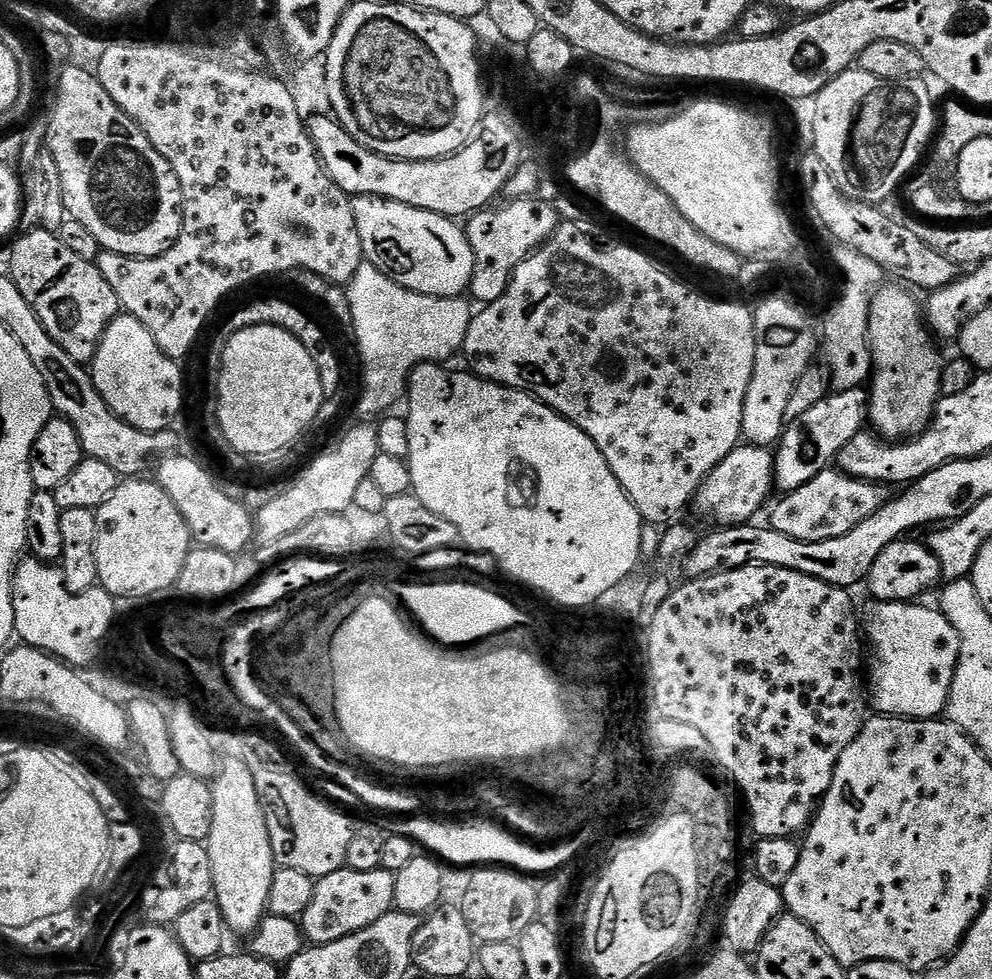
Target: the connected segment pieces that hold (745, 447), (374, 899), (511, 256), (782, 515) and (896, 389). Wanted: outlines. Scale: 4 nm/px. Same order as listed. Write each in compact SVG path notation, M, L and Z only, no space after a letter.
M741 443L698 486L692 497L691 511L696 511L704 520L713 520L713 525L747 524L755 521L764 503L769 503L768 495L774 492L776 479L776 458L767 447L759 444Z
M342 867L334 874L326 874L316 880L314 898L306 906L302 917L304 939L309 945L338 942L358 930L366 930L373 922L378 922L388 912L393 911L396 899L396 873L379 868L378 870L350 870Z
M535 195L518 196L509 199L509 204L501 208L489 206L467 217L468 241L470 250L474 250L474 278L470 296L477 305L498 302L498 298L502 298L508 289L514 270L518 270L520 263L542 247L560 228L562 217L559 210L548 200L536 199Z
M829 466L822 474L810 478L806 486L783 493L779 497L781 500L771 505L770 526L782 534L790 534L790 538L798 538L798 542L826 542L830 538L842 538L842 534L850 534L854 526L866 522L870 514L883 506L886 499L884 492L886 488L883 484L859 480Z
M881 287L872 299L868 319L873 370L870 377L868 420L879 435L895 442L918 436L927 428L936 405L942 399L944 369L940 352L932 345L933 337L926 327L921 301L919 304L907 287L888 287Z

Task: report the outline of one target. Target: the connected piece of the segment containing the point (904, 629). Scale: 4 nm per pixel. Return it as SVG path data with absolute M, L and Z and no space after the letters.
M880 602L875 607L872 617L866 620L866 640L870 645L870 671L866 676L866 688L870 693L871 707L881 716L898 716L905 720L937 719L947 709L960 661L960 639L954 626L943 612L935 607L923 608L920 602Z

